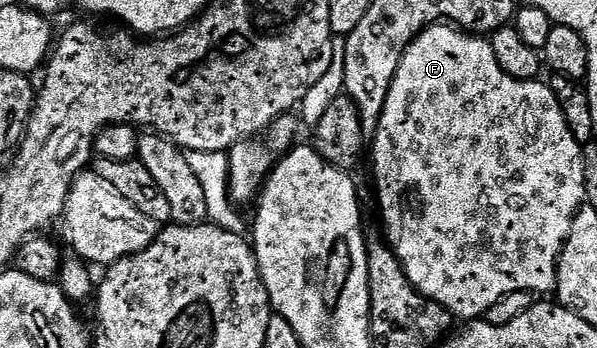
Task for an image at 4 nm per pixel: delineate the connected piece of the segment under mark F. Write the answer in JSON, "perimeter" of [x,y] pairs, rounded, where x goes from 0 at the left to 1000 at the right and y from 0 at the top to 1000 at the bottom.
{"perimeter":[[[725,69],[705,83],[670,158],[642,302],[638,359],[623,391],[623,408],[626,534],[633,543],[633,603],[647,647],[645,693],[658,718],[682,807],[709,856],[740,879],[755,908],[769,902],[774,920],[802,911],[801,888],[812,874],[814,845],[861,845],[866,833],[889,833],[901,845],[894,851],[926,848],[933,810],[931,750],[950,658],[955,578],[970,543],[972,523],[955,523],[955,511],[888,511],[888,500],[868,500],[868,489],[881,489],[881,477],[948,477],[948,466],[928,466],[928,454],[915,454],[915,466],[908,466],[908,443],[958,443],[963,428],[961,385],[941,330],[933,276],[908,230],[881,233],[848,216],[844,198],[832,190],[822,124],[812,106],[796,103],[754,69]]]}

